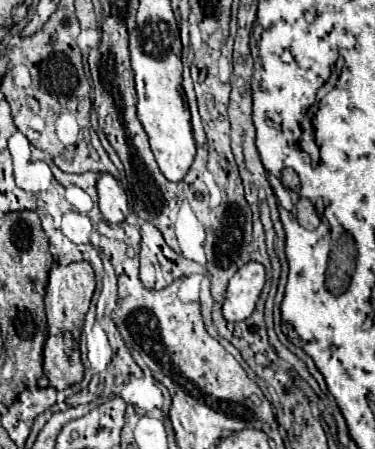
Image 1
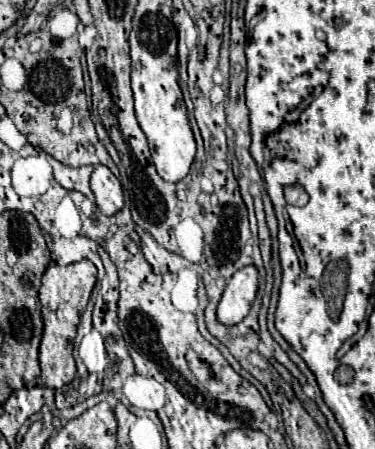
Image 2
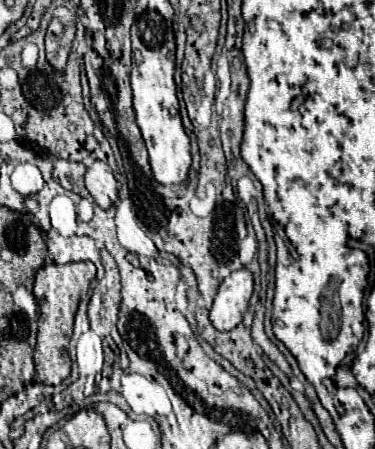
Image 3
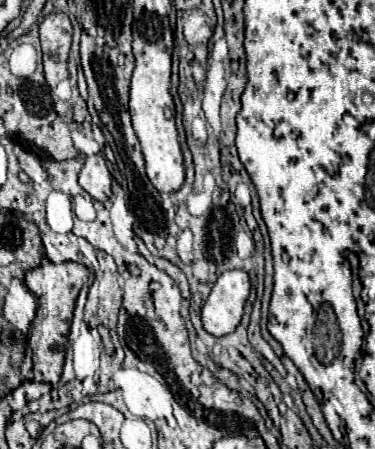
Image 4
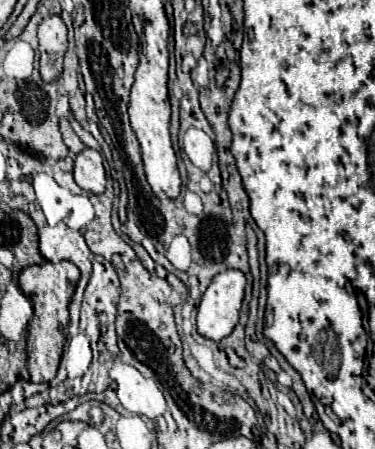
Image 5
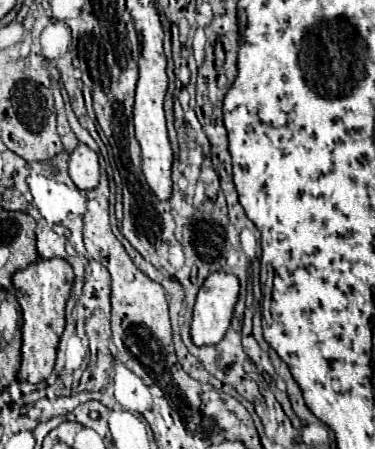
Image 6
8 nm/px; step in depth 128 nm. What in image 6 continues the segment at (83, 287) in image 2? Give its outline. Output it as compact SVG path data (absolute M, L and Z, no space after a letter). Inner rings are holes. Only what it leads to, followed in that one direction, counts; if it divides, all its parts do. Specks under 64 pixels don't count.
M62 258L44 260L30 264L24 270L18 270L12 278L16 288L16 300L20 302L21 309L21 367L18 379L30 384L38 384L46 380L52 374L54 362L56 362L56 350L60 336L66 326L64 318L64 306L72 292L74 284L74 270L72 266Z

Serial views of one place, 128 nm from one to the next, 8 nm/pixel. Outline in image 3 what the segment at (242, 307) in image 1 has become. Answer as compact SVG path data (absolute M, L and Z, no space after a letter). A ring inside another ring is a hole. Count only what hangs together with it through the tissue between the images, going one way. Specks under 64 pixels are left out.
M240 268L232 272L228 278L224 278L210 310L210 320L216 330L228 332L242 322L252 290L254 278L252 272L246 268Z

